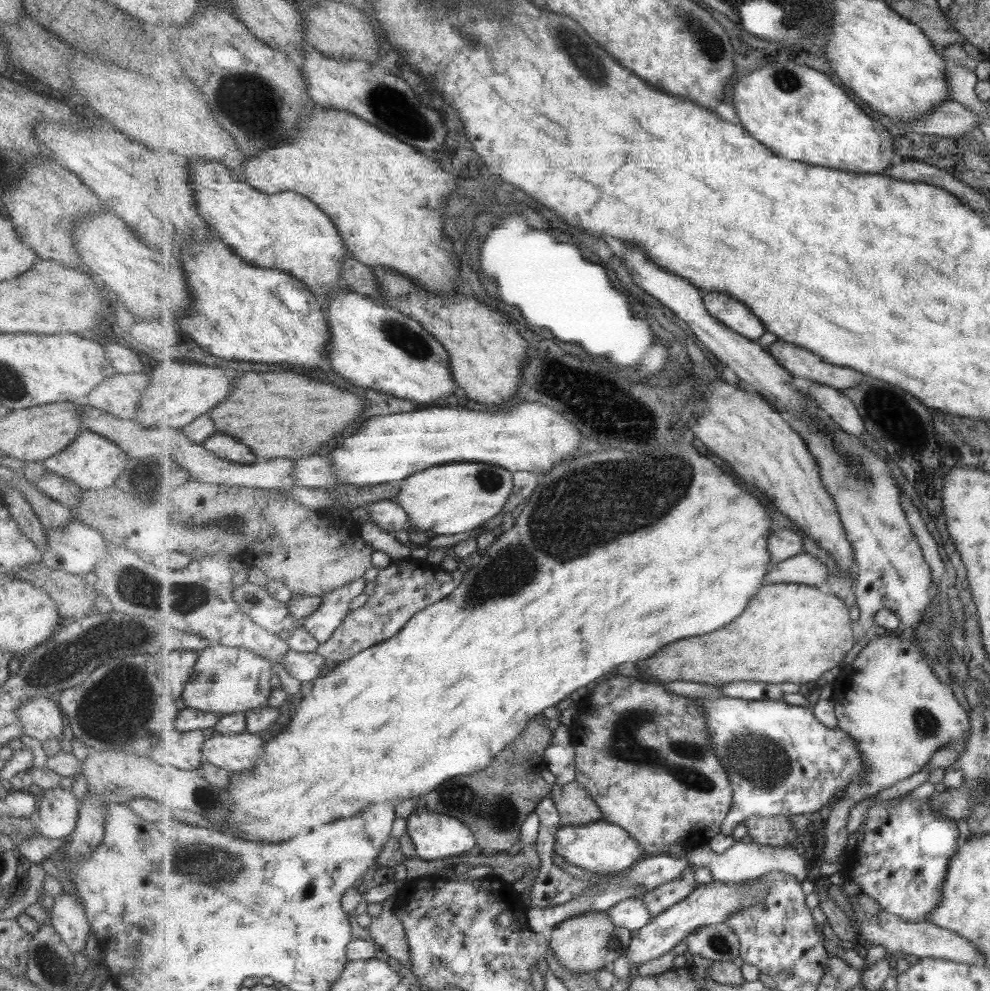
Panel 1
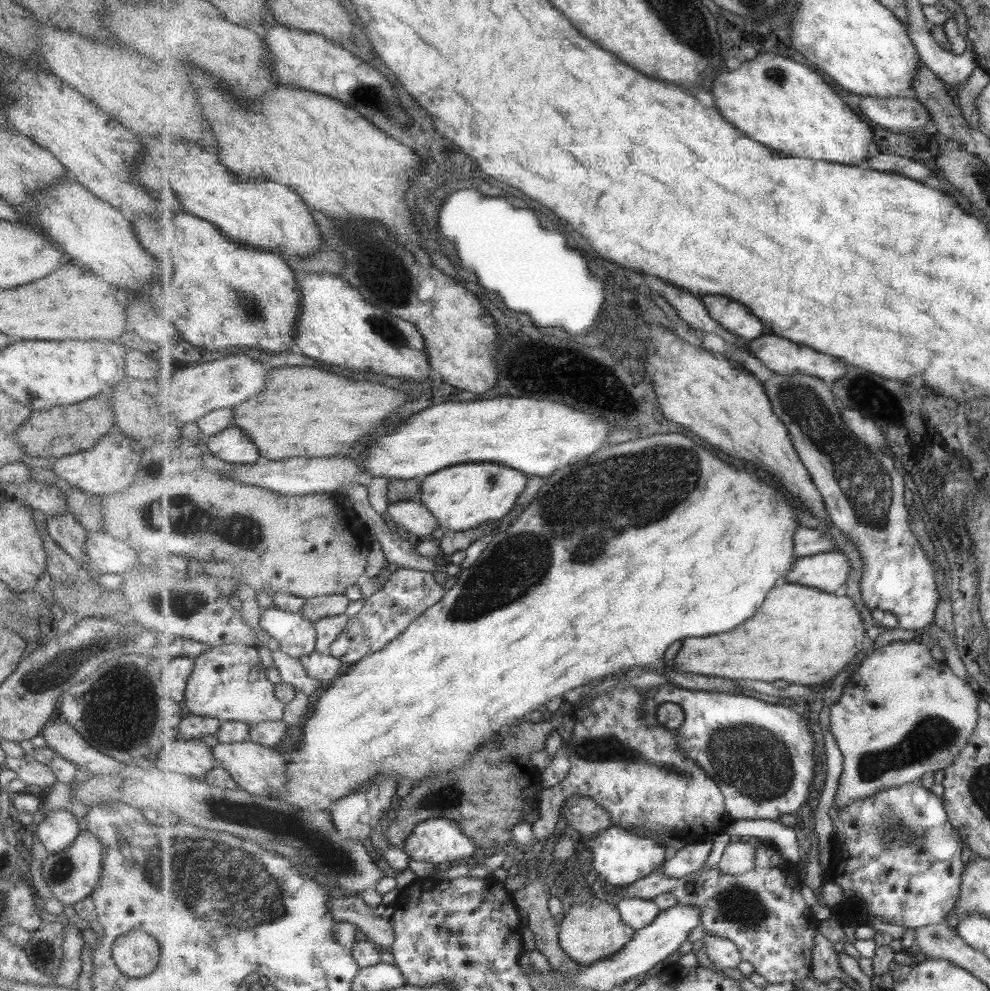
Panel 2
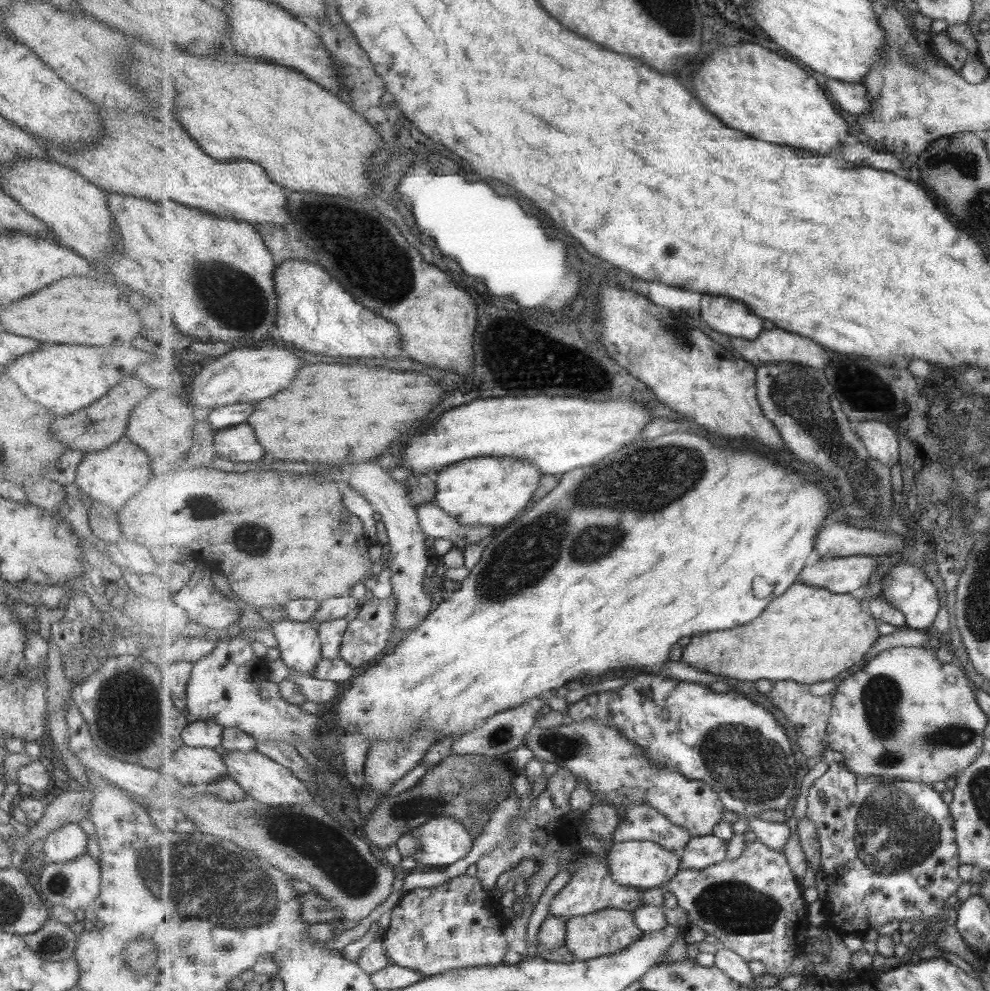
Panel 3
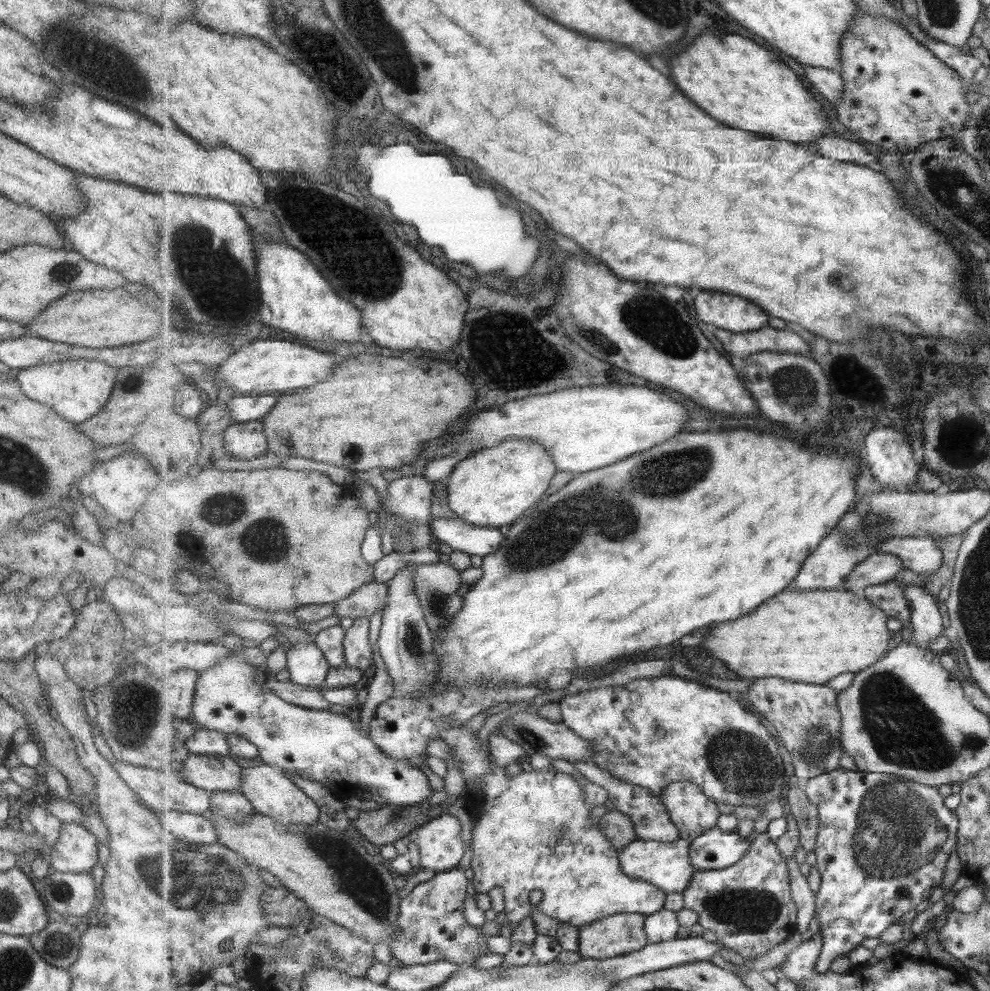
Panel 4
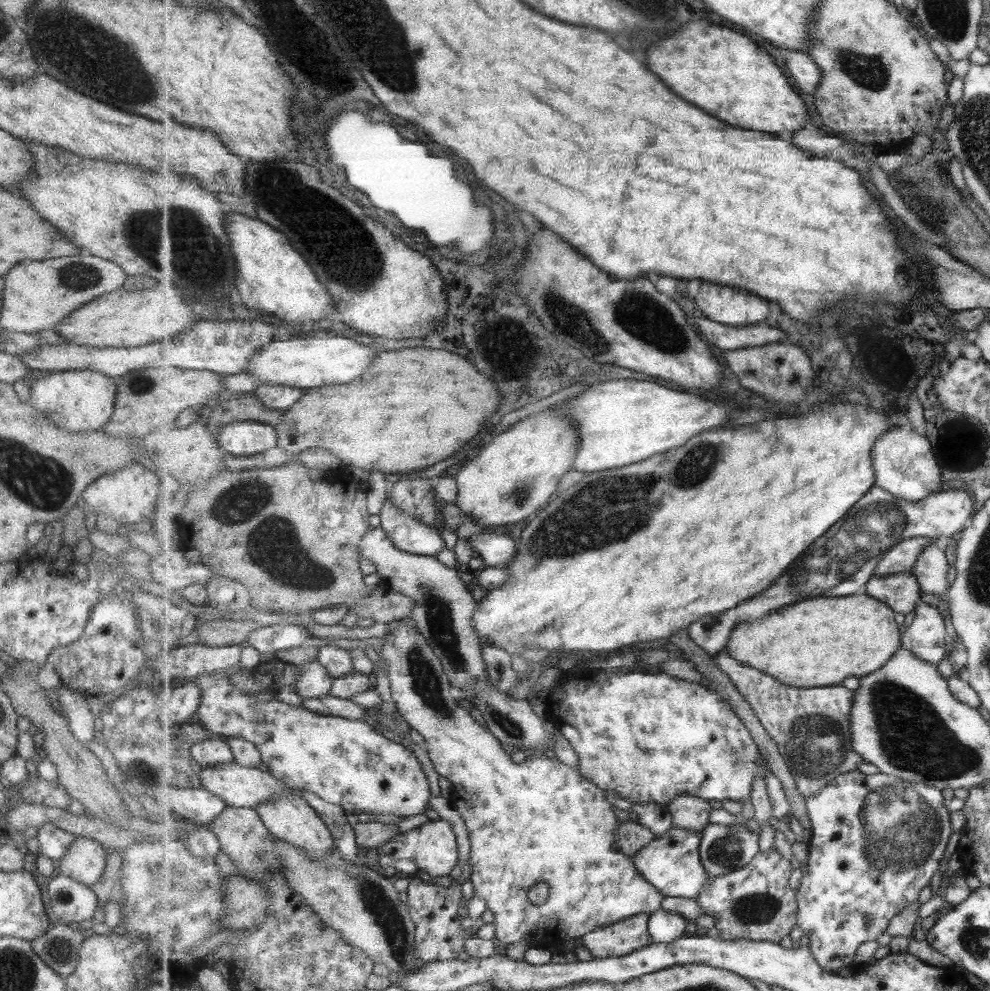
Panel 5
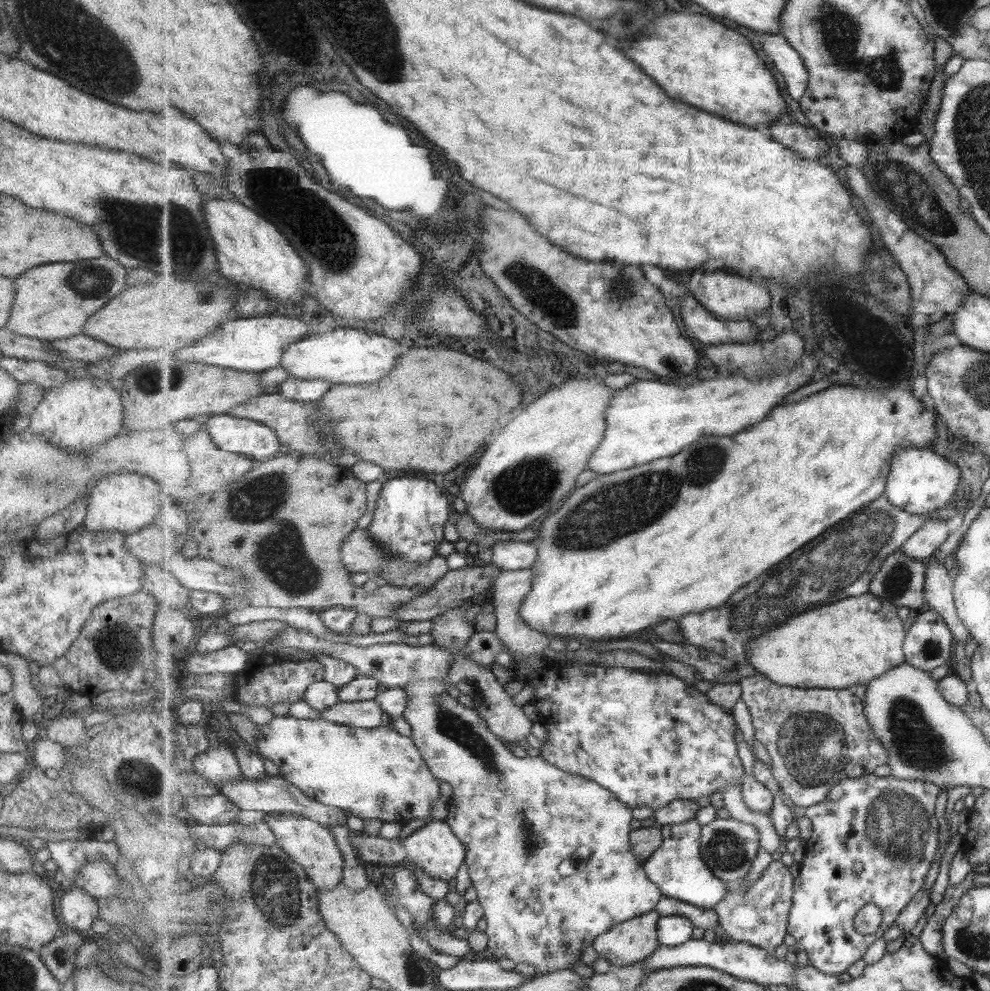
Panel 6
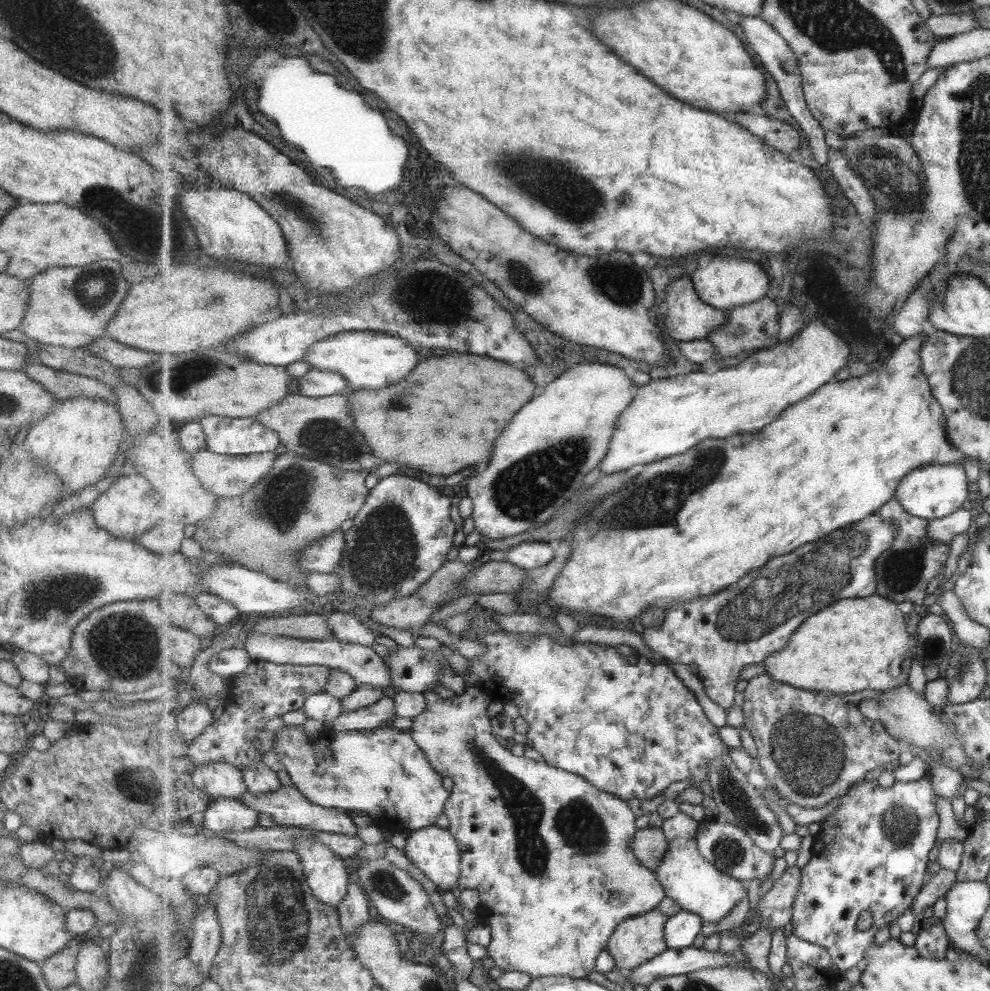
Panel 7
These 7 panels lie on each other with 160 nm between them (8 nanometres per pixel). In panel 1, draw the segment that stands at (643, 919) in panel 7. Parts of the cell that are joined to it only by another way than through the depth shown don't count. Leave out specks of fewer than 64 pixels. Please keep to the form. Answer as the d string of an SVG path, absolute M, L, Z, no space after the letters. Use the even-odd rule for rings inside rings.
M587 912L562 922L549 935L550 948L565 968L573 974L595 974L598 970L611 969L621 955L627 955L635 932L613 924L609 913Z

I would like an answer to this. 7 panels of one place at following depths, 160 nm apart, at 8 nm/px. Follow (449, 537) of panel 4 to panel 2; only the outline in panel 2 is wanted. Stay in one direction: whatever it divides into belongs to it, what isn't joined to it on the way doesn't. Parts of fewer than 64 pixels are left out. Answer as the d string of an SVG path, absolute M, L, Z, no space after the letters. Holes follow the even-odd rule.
M417 498L391 504L388 514L396 525L407 529L411 535L431 535L435 528L440 527L437 517Z

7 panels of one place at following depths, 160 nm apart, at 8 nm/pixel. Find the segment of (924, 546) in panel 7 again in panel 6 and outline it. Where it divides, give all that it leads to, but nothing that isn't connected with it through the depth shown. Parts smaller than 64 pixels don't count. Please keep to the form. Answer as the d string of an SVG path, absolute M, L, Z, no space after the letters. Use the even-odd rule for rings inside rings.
M897 550L874 577L870 593L891 600L898 607L905 606L915 611L925 609L928 562L927 559L909 558L903 551Z

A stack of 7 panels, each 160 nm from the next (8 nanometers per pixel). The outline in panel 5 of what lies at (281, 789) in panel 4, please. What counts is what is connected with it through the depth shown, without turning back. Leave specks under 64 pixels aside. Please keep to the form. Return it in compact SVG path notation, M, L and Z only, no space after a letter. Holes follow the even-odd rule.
M297 794L279 796L267 804L257 806L256 809L264 820L265 826L275 837L305 849L306 855L312 859L321 860L335 846L332 832L325 821L313 805L309 805Z

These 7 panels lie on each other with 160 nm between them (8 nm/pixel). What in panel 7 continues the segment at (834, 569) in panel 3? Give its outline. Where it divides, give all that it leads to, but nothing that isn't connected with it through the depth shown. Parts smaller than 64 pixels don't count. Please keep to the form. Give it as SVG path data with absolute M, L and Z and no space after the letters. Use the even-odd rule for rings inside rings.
M959 509L946 518L929 521L929 527L927 527L927 537L933 543L949 545L955 536L963 533L973 533L973 520L969 510L964 509Z

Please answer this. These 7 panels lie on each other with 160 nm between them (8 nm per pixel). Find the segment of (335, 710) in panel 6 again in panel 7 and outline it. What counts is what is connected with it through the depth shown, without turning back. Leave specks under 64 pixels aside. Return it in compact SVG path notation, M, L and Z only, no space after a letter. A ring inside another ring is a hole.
M383 697L381 700L379 700L379 702L376 702L375 704L372 704L371 706L365 707L365 708L360 708L359 710L354 710L354 711L343 711L341 713L341 716L335 717L333 720L333 724L332 725L327 725L328 726L332 726L335 730L338 731L344 731L344 730L373 730L375 727L379 728L381 726L384 726L384 722L387 722L387 720L391 720L394 719L396 717L396 712L395 712L395 701L391 700L391 698L385 698Z

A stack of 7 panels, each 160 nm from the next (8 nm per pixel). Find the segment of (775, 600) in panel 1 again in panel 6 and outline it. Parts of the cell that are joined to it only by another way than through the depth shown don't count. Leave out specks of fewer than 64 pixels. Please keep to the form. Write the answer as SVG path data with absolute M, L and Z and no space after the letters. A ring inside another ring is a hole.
M865 593L840 600L837 604L821 606L801 616L786 618L783 624L778 624L751 640L751 644L747 646L747 662L756 672L764 674L779 685L802 689L851 689L855 685L867 686L876 678L887 675L892 668L907 661L904 652L907 632L897 609L898 606L891 600L873 593Z

